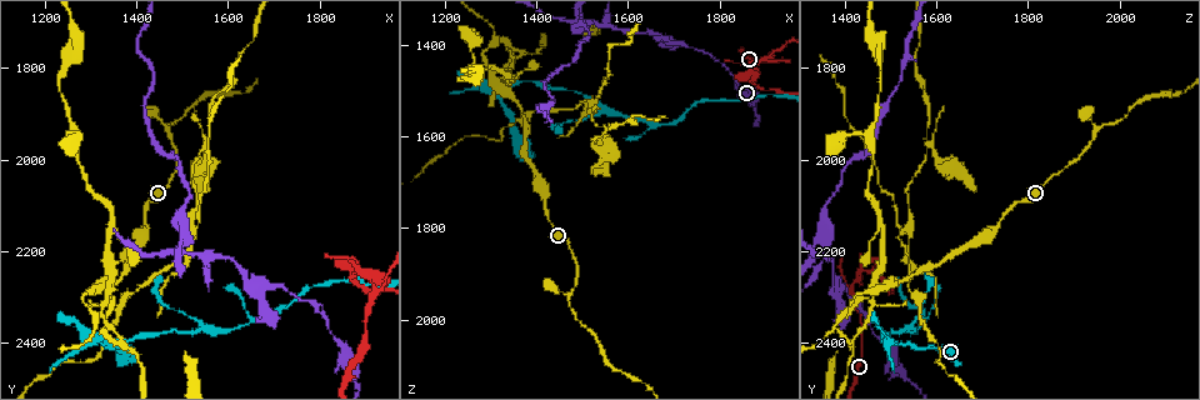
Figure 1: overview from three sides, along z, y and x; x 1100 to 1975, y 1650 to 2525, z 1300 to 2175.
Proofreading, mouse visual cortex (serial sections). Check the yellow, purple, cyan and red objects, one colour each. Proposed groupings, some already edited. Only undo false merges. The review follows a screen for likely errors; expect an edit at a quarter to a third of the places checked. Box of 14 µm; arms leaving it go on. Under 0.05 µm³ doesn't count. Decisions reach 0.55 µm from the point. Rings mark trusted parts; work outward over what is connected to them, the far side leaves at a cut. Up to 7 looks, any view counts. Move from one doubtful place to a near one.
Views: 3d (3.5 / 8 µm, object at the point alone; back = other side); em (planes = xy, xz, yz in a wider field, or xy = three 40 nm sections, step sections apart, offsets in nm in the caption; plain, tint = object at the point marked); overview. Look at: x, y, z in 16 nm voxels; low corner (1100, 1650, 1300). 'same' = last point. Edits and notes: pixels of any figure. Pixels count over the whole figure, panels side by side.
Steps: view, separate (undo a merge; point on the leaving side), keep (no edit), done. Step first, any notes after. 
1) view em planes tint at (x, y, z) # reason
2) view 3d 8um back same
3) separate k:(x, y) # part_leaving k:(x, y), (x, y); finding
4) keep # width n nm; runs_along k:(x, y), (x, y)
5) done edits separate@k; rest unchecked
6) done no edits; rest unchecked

view 3d 3.5um at (1305, 2390, 1495) # branch point

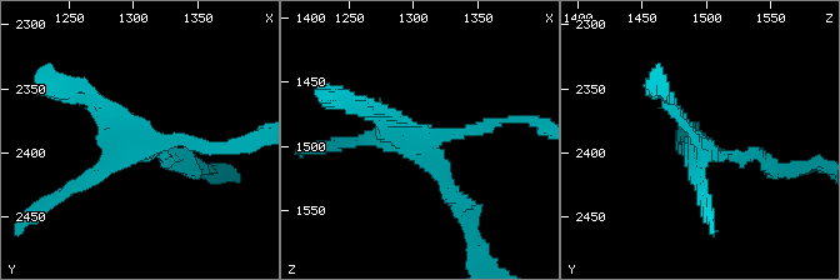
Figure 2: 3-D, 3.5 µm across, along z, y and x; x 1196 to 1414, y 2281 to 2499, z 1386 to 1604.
view em xy step 3 tint at (1308, 2394, 1498)

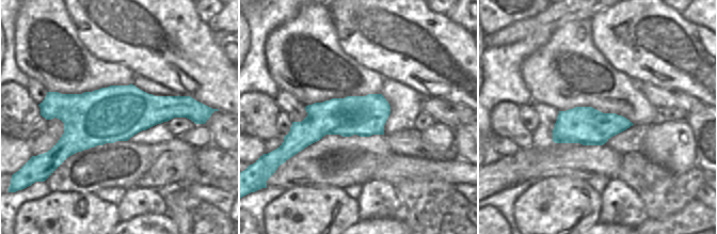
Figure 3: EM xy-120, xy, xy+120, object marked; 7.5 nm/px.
keep # runs_along 2:(463, 209), (424, 144), (501, 121); all the same cell

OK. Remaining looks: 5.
view 3d 3.5um at (1305, 2370, 1380) # arms part here

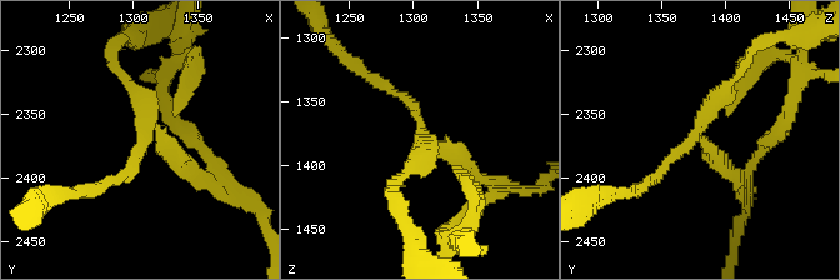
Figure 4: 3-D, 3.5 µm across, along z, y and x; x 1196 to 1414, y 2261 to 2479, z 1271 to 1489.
view em xy step 2 tint at (1310, 2364, 1376) # arms 3; arm_widths 150, 150, 150 nm; now the EM

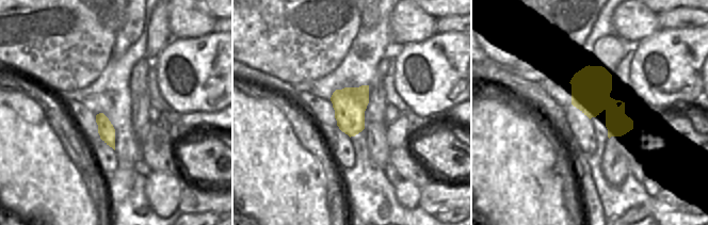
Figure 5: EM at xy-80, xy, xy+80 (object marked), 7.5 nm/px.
separate 4:(181, 101) # part_leaving 4:(155, 138), (194, 141); a second cell is stuck on

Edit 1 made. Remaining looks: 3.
view 3d 3.5um at (1680, 2280, 1385) # side arm on a straight run

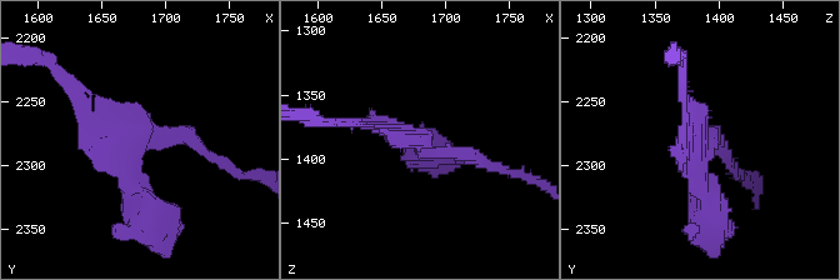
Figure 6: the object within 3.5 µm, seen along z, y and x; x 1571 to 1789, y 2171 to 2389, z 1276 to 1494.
view em xy step 5 tint at (1678, 2280, 1388)

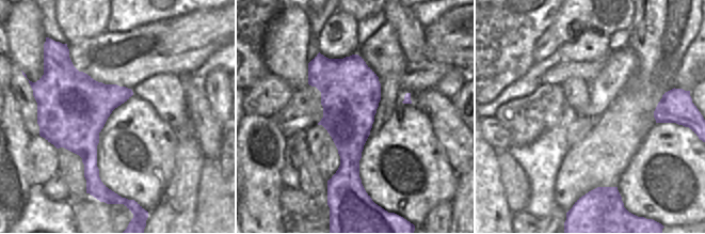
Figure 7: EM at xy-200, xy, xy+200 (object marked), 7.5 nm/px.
keep # runs_along 6:(209, 156), (75, 99); one cell here

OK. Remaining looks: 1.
done edits separate@4; rest unchecked

